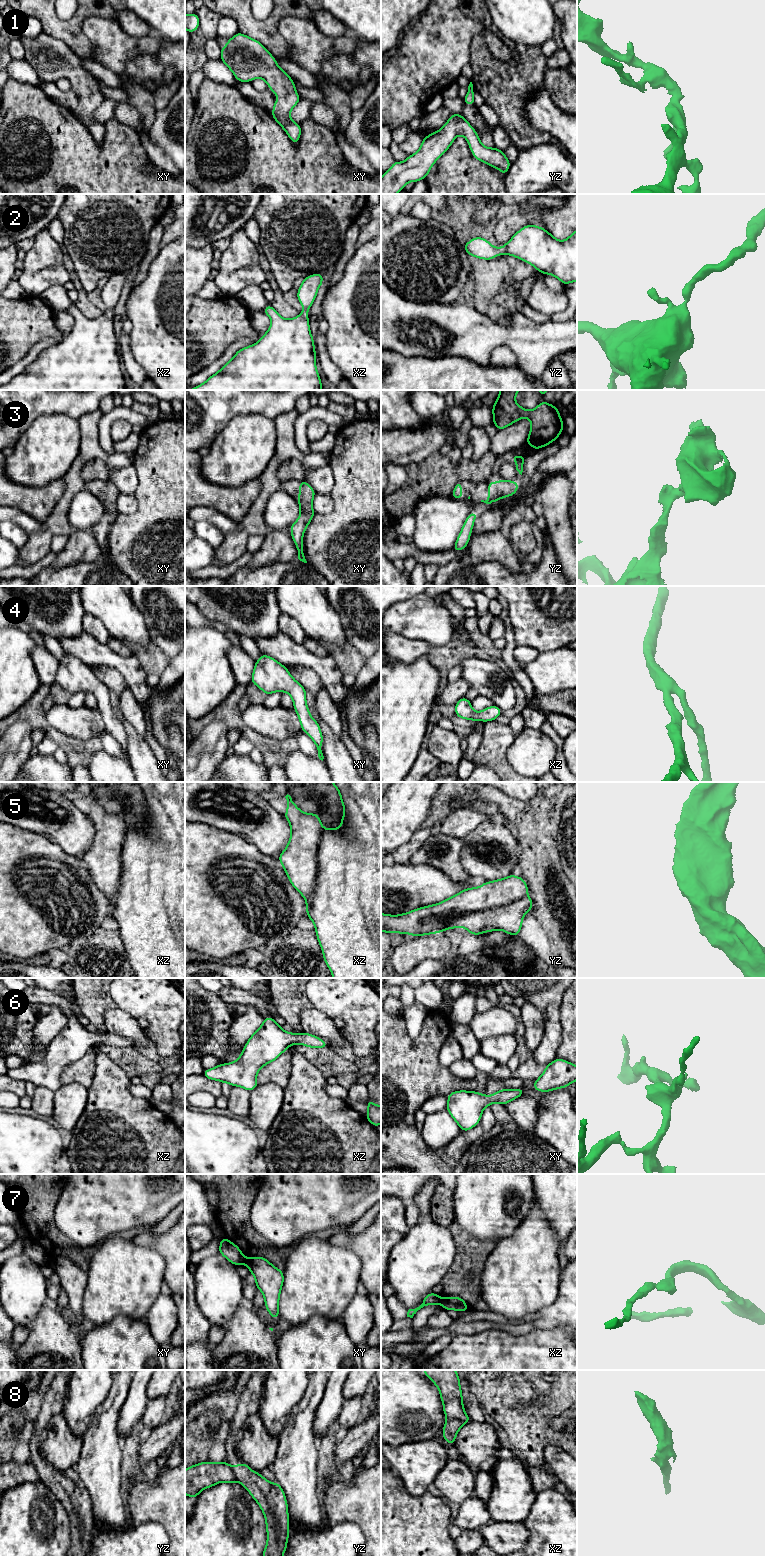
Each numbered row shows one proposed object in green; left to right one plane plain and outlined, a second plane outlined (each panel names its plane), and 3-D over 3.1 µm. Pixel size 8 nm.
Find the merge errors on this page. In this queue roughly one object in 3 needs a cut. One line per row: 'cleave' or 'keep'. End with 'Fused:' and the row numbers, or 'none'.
1: keep
2: keep
3: keep
4: keep
5: keep
6: keep
7: cleave
8: cleave
Fused: 7, 8

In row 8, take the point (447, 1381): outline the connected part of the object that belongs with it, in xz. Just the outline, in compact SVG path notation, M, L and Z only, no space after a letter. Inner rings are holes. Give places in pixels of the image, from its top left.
M423 1370L425 1375L438 1387L443 1411L447 1419L457 1419L463 1424L470 1422L463 1408L460 1376L455 1370Z

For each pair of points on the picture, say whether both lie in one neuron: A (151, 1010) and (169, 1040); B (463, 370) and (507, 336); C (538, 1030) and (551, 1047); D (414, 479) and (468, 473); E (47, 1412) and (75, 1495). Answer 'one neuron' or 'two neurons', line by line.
A: one neuron
B: two neurons
C: two neurons
D: one neuron
E: one neuron

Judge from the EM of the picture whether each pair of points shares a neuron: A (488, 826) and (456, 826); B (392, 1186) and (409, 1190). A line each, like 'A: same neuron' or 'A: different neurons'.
A: same neuron
B: same neuron

